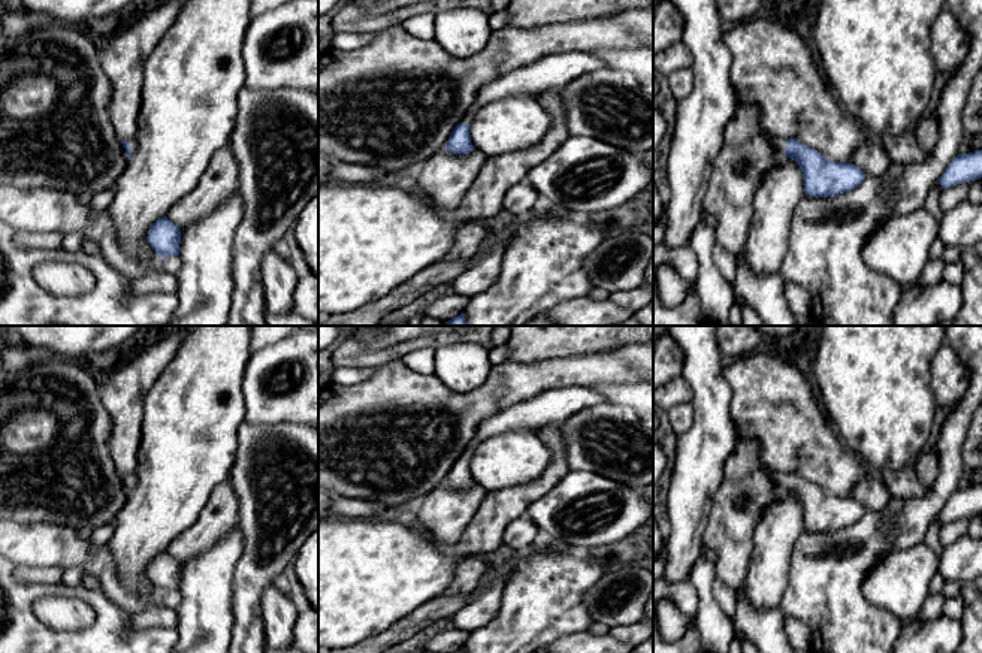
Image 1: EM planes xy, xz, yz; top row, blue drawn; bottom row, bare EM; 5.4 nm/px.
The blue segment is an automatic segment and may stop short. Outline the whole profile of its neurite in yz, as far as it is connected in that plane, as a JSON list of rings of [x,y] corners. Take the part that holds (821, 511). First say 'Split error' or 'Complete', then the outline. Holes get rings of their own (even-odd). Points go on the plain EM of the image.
Split error. [[[771,471],[771,478],[779,489],[798,498],[803,507],[804,527],[810,532],[830,532],[847,527],[865,513],[865,508],[858,501],[831,496],[797,474],[783,475]]]

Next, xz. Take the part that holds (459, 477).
Split error. [[[569,386],[546,390],[528,400],[502,409],[483,421],[477,429],[462,457],[451,466],[445,478],[447,486],[469,489],[475,483],[471,477],[469,457],[486,438],[501,432],[531,432],[547,424],[562,424],[574,412],[601,402],[607,402],[601,393],[584,386]]]

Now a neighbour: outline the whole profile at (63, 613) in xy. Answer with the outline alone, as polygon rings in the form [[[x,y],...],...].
[[[43,596],[34,602],[34,614],[57,631],[79,631],[94,623],[94,608],[81,598]]]

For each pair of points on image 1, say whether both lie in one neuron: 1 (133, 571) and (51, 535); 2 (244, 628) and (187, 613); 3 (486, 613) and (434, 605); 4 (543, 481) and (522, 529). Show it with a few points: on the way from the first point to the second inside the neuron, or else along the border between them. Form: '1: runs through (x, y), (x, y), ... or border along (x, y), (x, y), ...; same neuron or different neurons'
1: border along (106, 544), (114, 558), (118, 579), (138, 592); different neurons
2: border along (233, 590), (233, 629), (230, 637); different neurons
3: border along (486, 585), (450, 617); different neurons
4: border along (526, 511), (507, 526), (504, 540); different neurons

